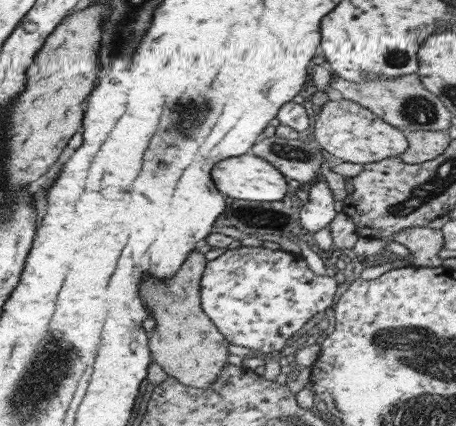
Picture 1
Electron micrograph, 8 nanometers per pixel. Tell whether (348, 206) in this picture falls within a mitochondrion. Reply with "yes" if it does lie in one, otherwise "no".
no

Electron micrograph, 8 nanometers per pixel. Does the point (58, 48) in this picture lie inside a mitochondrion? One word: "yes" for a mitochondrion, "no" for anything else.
no

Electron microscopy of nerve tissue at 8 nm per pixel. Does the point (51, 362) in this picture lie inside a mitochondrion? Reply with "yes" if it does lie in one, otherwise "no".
yes

